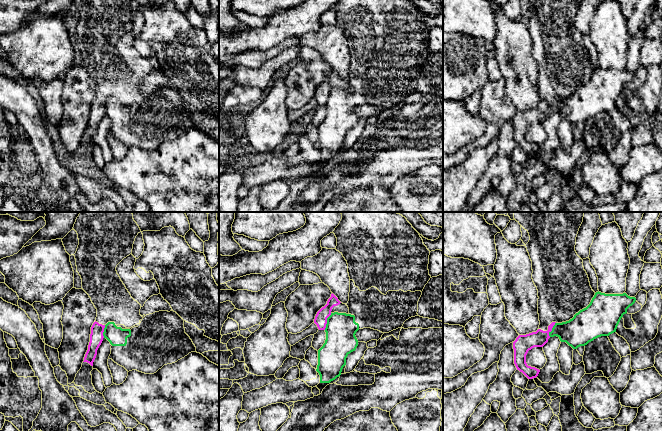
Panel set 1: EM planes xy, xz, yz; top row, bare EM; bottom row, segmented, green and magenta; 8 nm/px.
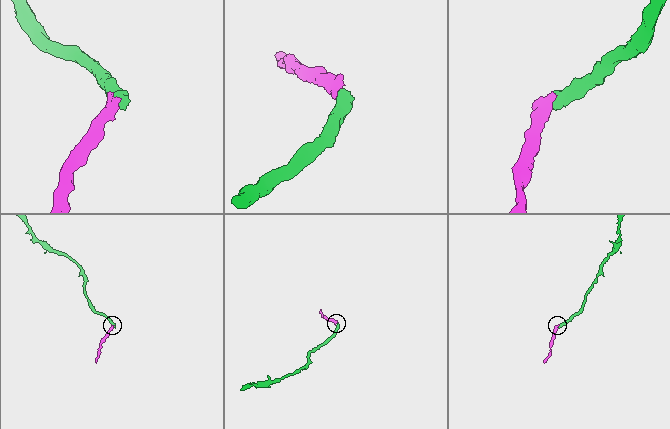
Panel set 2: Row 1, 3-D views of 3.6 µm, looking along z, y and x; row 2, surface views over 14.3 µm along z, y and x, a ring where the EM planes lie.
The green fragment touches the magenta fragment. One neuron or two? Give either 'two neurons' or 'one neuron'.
two neurons

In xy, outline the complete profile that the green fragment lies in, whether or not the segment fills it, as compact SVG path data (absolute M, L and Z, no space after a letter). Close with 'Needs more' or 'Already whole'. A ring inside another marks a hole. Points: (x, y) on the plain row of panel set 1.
M159 87L146 91L138 103L122 105L114 98L105 101L104 114L111 122L112 135L128 148L137 146L145 150L154 150L164 141L172 140L196 127L190 113L185 109L184 96L174 87Z. Needs more

